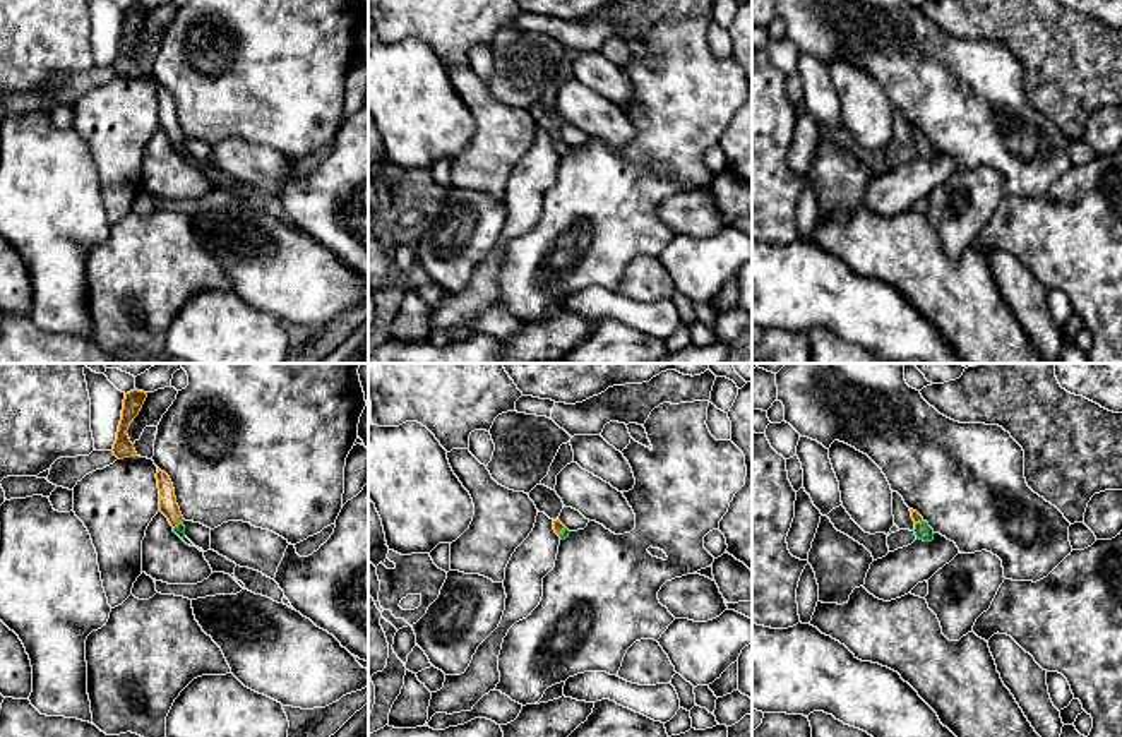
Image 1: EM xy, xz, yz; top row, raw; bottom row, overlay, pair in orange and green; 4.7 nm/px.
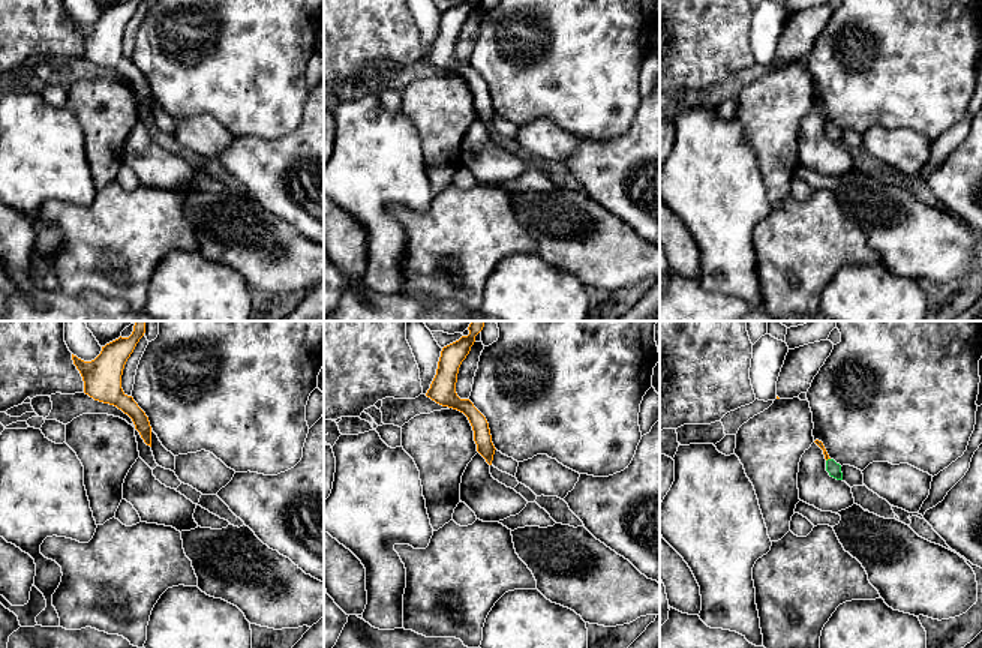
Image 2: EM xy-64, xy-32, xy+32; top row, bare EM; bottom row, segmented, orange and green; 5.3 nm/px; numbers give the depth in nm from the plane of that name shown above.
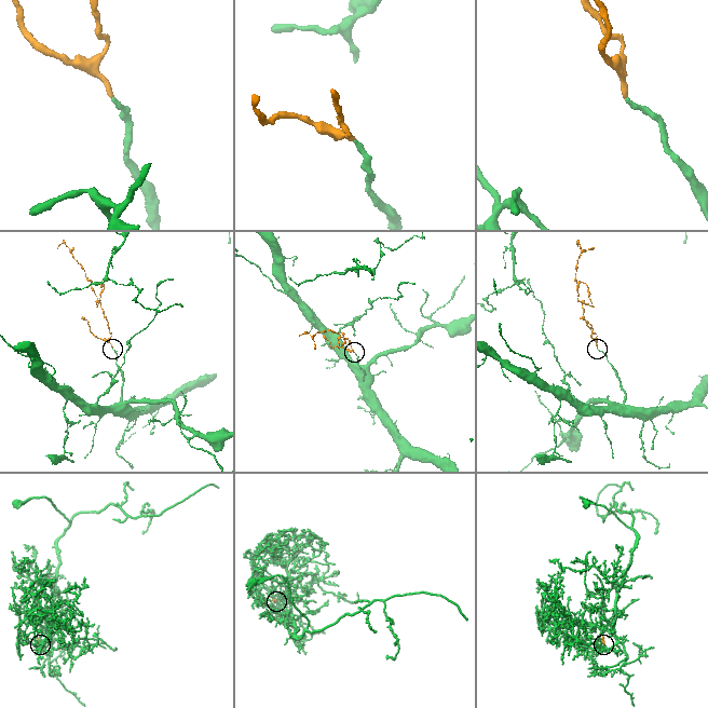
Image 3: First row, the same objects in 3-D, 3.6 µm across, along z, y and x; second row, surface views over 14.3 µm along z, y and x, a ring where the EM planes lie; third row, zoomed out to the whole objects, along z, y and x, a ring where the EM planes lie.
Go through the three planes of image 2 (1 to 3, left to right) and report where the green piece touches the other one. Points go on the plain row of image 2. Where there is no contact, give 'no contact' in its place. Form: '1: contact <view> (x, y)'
1: no contact
2: no contact
3: contact xy+32 (828, 122)

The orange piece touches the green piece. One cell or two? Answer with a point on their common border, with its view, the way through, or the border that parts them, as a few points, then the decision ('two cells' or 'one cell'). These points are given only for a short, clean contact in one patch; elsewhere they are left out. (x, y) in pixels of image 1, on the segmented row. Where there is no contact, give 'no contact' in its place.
xy (177, 525) | across xy (168, 506), (177, 525), (180, 530) | one cell

